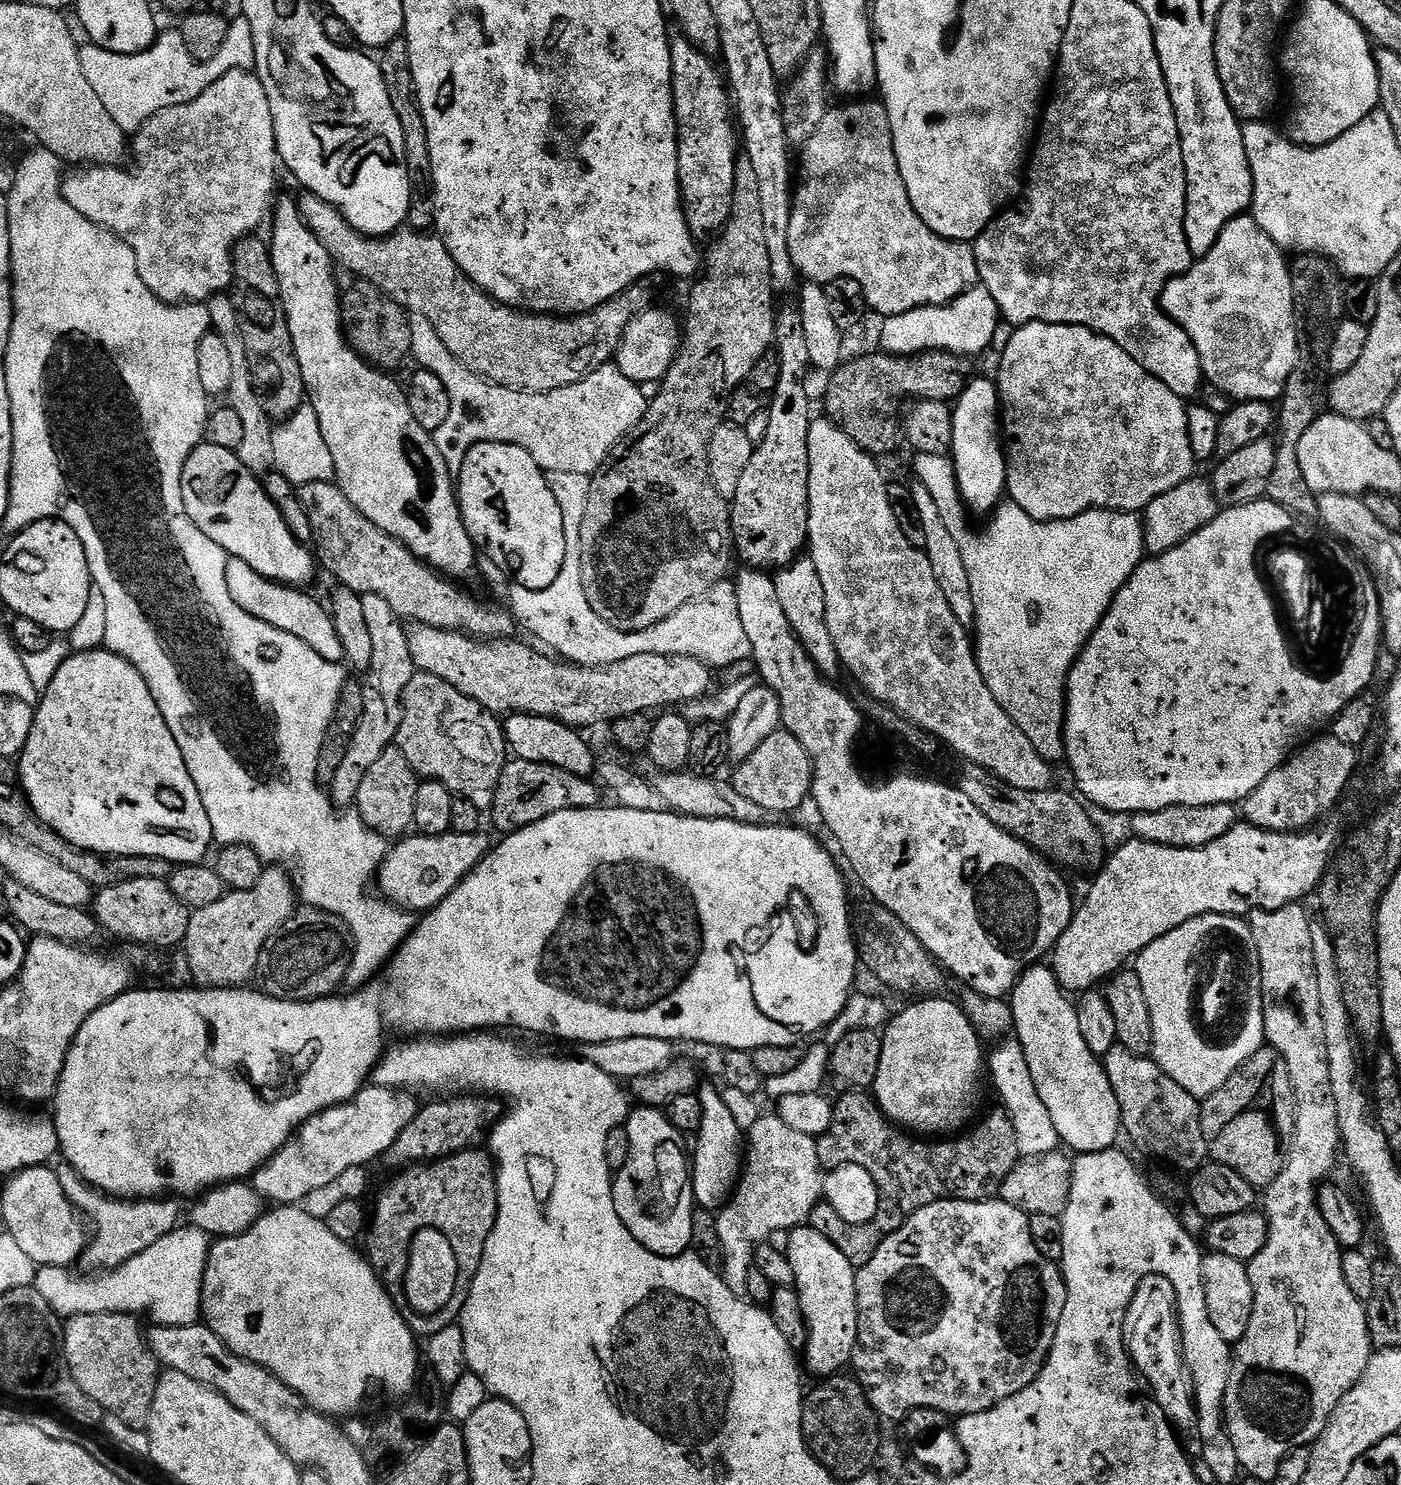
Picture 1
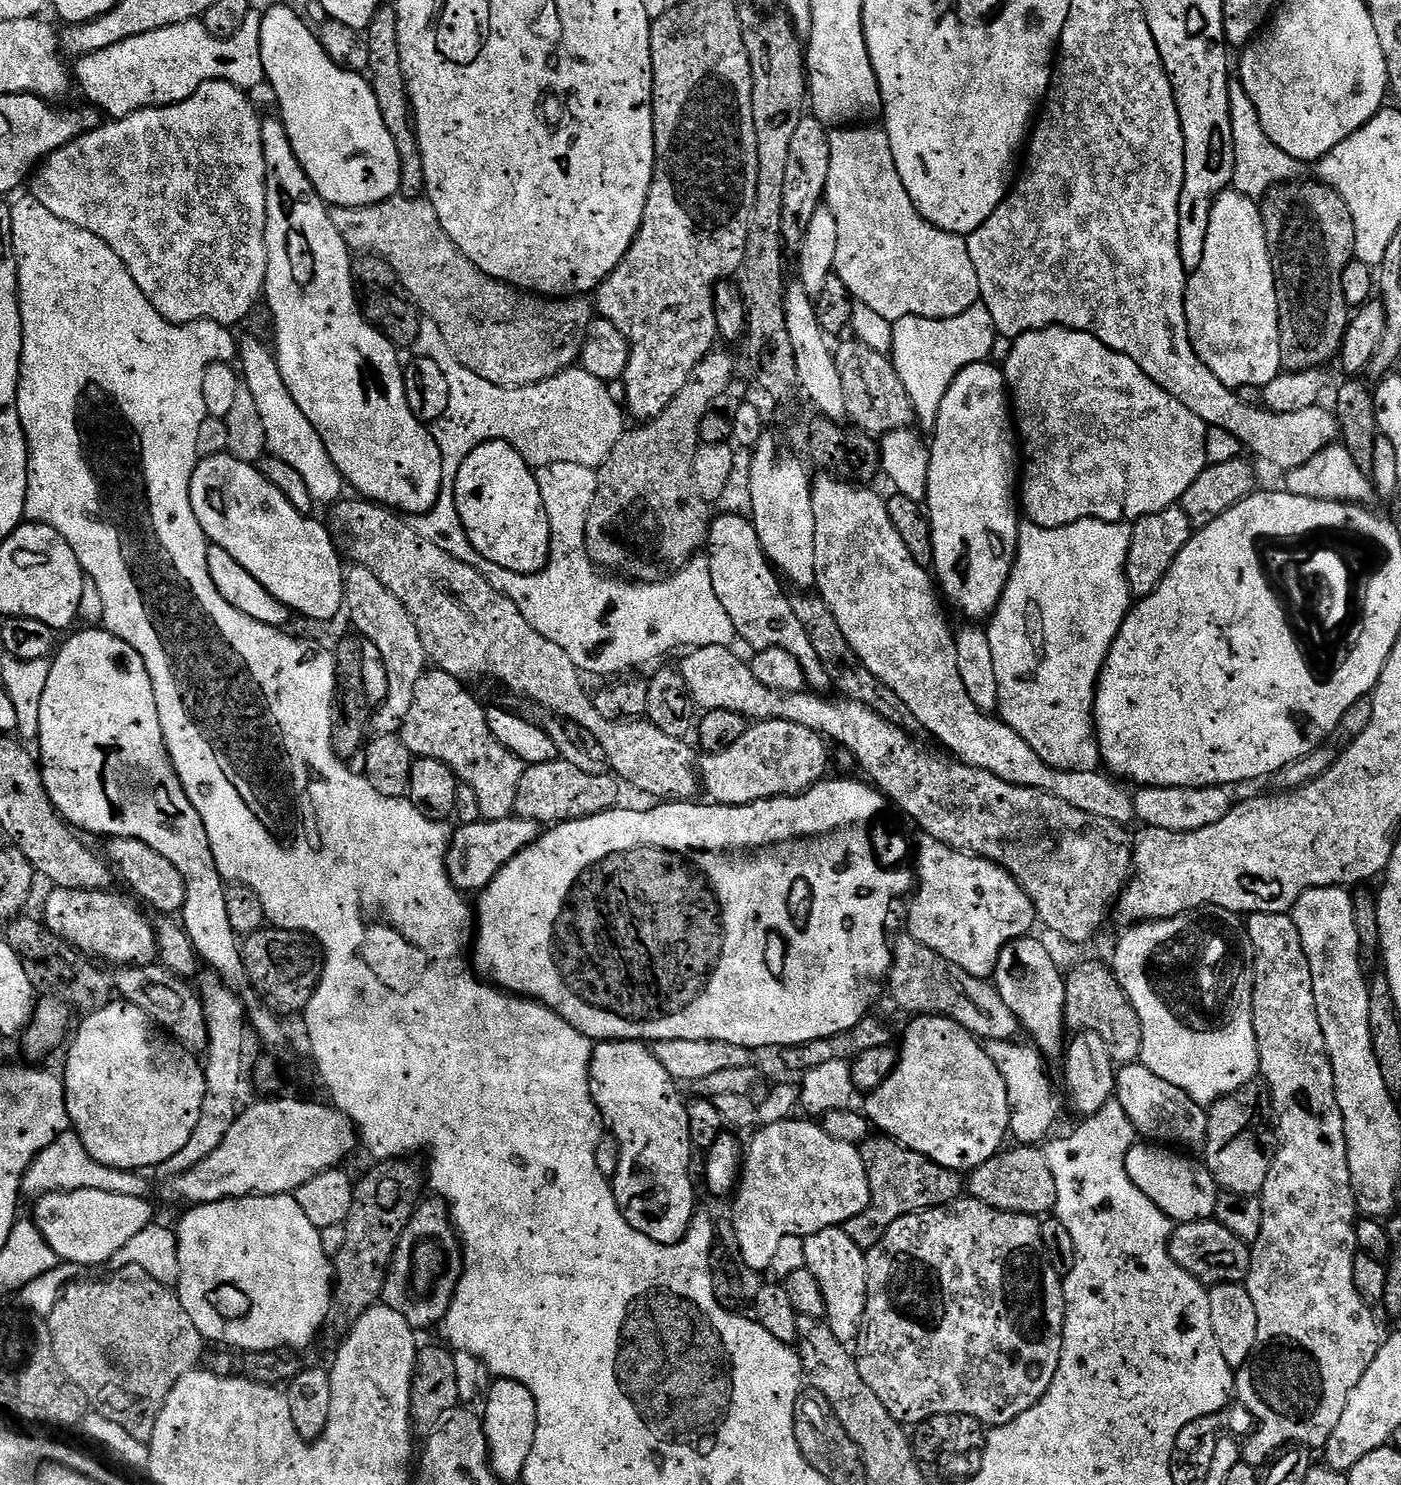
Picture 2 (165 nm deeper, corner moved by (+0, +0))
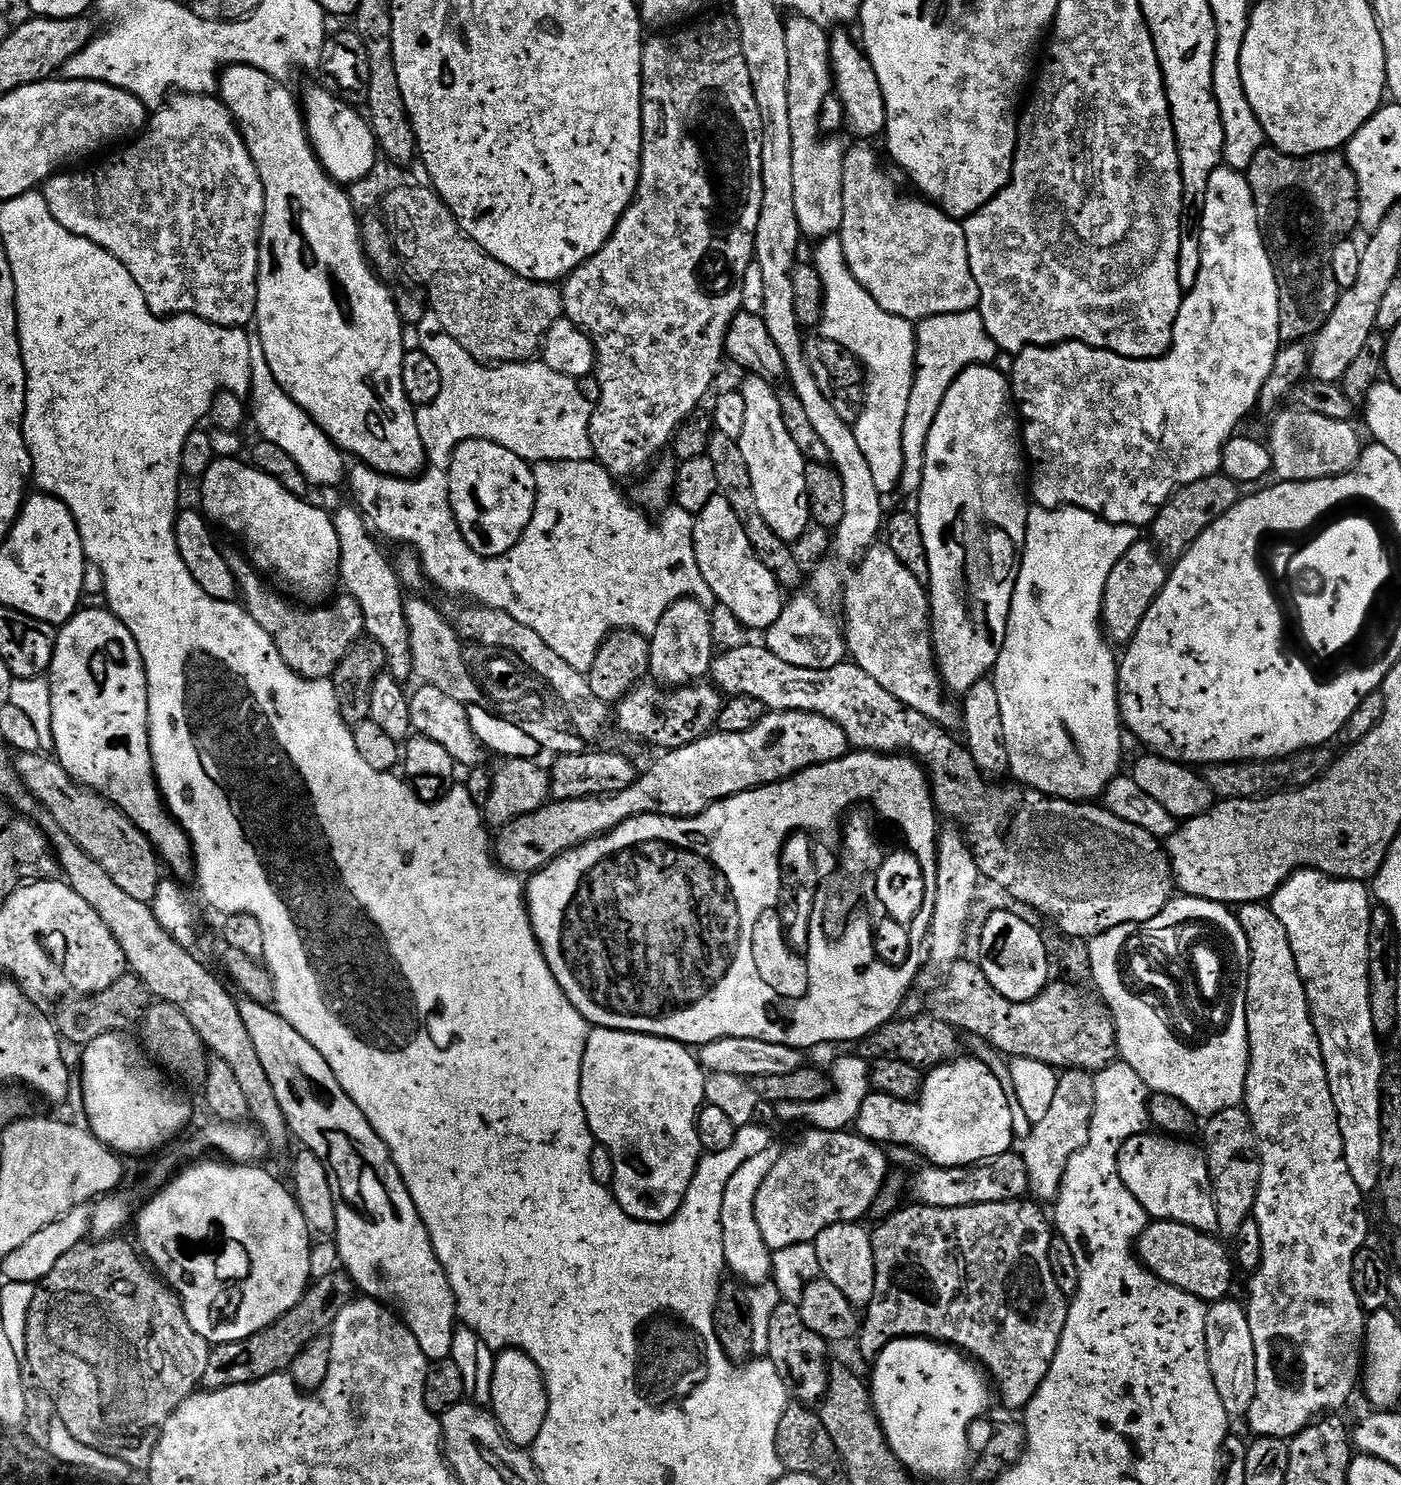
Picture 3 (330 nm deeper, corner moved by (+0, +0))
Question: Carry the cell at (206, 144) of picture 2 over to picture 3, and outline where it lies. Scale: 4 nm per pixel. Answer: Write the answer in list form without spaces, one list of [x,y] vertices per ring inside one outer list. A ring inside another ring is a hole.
[[[212,94],[173,95],[167,103],[151,113],[144,131],[120,150],[121,152],[113,160],[106,161],[101,168],[88,168],[85,172],[64,170],[45,180],[42,185],[42,195],[50,214],[54,214],[56,221],[66,226],[66,230],[102,246],[102,250],[118,258],[118,262],[122,262],[122,266],[130,270],[134,282],[138,282],[138,290],[142,290],[155,316],[165,318],[200,316],[206,322],[223,328],[244,328],[251,325],[256,314],[256,283],[260,269],[260,230],[264,222],[264,191],[260,175],[254,166],[254,158],[250,158],[250,150],[242,138],[240,127],[223,100]]]

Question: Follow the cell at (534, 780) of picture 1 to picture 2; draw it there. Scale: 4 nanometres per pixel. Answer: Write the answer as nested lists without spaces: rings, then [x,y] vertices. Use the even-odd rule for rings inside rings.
[[[563,758],[529,764],[522,774],[522,782],[518,782],[515,815],[522,820],[532,820],[538,826],[555,826],[568,820],[590,818],[611,812],[621,803],[619,787],[621,785],[615,775],[588,774]]]

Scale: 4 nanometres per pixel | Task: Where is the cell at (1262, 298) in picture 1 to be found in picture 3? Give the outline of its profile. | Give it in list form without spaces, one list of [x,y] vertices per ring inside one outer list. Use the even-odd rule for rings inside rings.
[[[1221,166],[1210,174],[1210,186],[1206,190],[1206,206],[1200,219],[1200,273],[1196,285],[1181,299],[1178,318],[1174,322],[1172,347],[1163,358],[1135,360],[1107,352],[1104,348],[1091,348],[1088,344],[1053,344],[1047,348],[1025,348],[1016,356],[1014,370],[1010,373],[1013,401],[1021,418],[1021,435],[1027,463],[1030,465],[1030,496],[1041,508],[1081,508],[1101,516],[1112,524],[1133,526],[1151,525],[1152,519],[1160,513],[1160,507],[1172,497],[1178,488],[1185,488],[1190,482],[1198,482],[1207,476],[1220,472],[1222,450],[1226,442],[1239,429],[1238,424],[1259,405],[1262,386],[1270,378],[1274,358],[1282,347],[1280,339],[1280,287],[1272,256],[1260,230],[1258,214],[1254,206],[1254,194],[1248,185],[1245,173]]]

